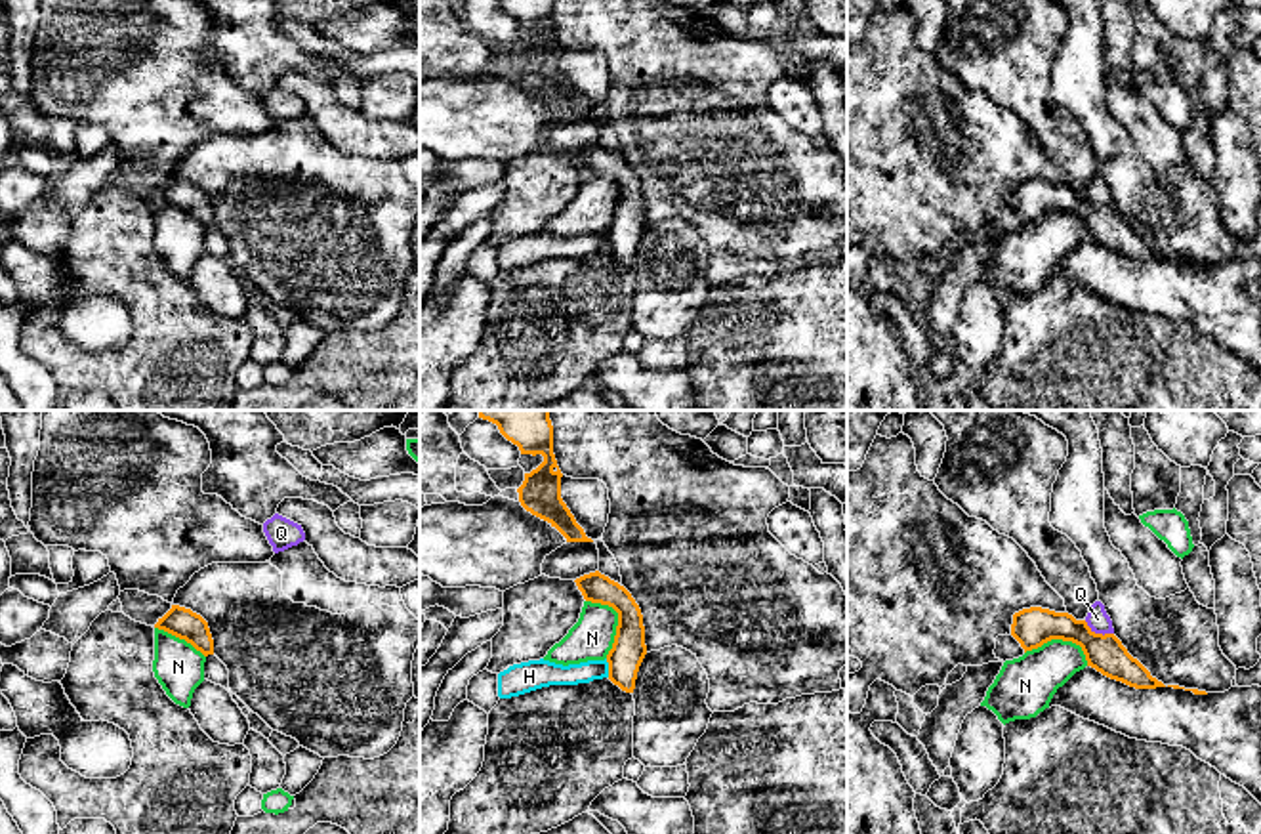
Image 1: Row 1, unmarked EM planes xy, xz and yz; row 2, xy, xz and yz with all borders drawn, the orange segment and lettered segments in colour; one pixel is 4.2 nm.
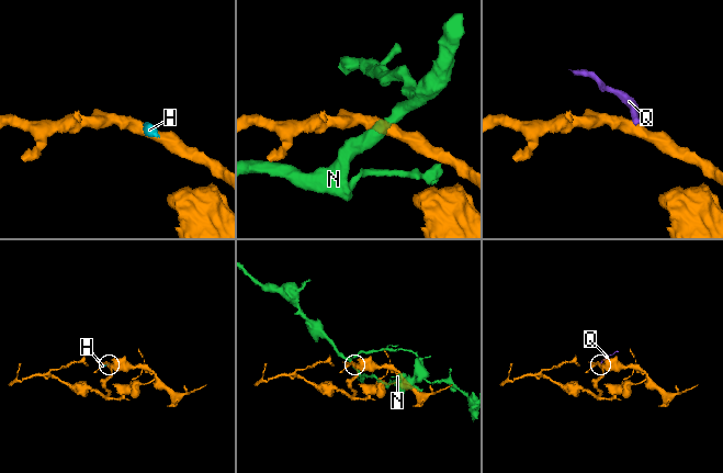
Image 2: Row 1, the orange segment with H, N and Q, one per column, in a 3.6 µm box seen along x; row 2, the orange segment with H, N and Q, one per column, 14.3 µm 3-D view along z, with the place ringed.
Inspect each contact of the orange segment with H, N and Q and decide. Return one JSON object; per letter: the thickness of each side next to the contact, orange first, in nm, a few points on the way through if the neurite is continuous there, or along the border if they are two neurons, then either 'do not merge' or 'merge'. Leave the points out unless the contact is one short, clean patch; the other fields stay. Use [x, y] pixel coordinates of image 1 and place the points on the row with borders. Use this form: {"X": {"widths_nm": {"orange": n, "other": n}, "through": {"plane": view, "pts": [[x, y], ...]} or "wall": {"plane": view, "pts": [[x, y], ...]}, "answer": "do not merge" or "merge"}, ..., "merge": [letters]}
{"H": {"widths_nm": {"orange": 140, "other": 100}, "wall": {"plane": "xz", "pts": [[605, 659], [609, 676]]}, "answer": "do not merge"}, "N": {"widths_nm": {"orange": 140, "other": 180}, "wall": {"plane": "xz", "pts": [[586, 600], [607, 604], [617, 613], [615, 642], [605, 657]]}, "answer": "do not merge"}, "Q": {"widths_nm": {"orange": 160, "other": 90}, "wall": {"plane": "yz", "pts": [[1084, 621], [1095, 632], [1113, 634]]}, "answer": "do not merge"}, "merge": []}

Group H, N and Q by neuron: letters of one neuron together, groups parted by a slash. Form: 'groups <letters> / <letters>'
groups H Q / N

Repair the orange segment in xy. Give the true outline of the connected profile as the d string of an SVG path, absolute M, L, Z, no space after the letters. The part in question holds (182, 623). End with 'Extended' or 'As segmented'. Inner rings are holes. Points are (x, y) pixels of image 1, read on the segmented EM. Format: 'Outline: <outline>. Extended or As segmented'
Outline: M172 605L172 609L162 618L158 618L155 628L185 639L204 657L214 655L214 639L208 622L191 609Z. As segmented

